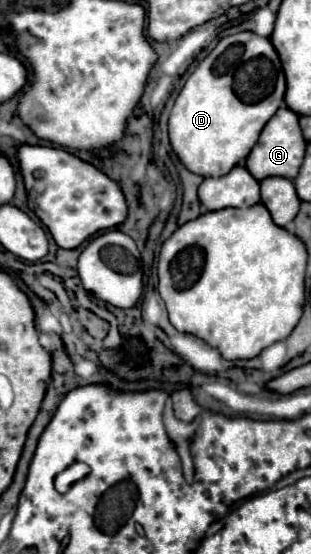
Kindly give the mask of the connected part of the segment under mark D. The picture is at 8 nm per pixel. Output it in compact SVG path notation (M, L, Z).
M254 32L226 36L198 64L180 90L168 120L170 144L180 162L198 176L218 178L242 164L262 128L282 106L286 80L268 38Z

